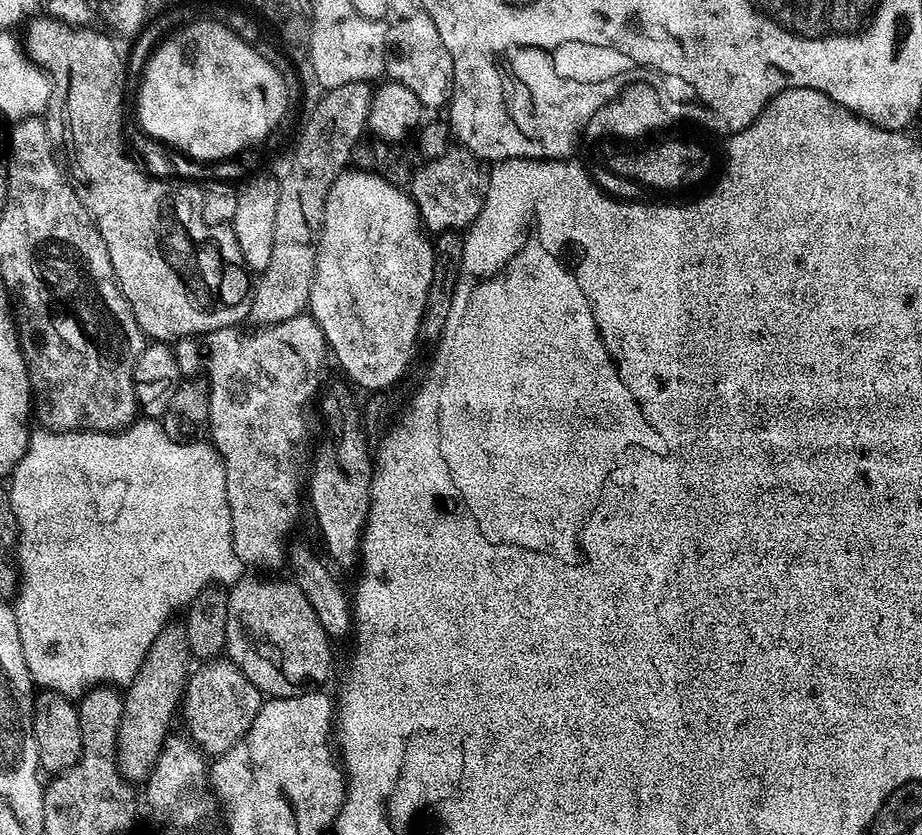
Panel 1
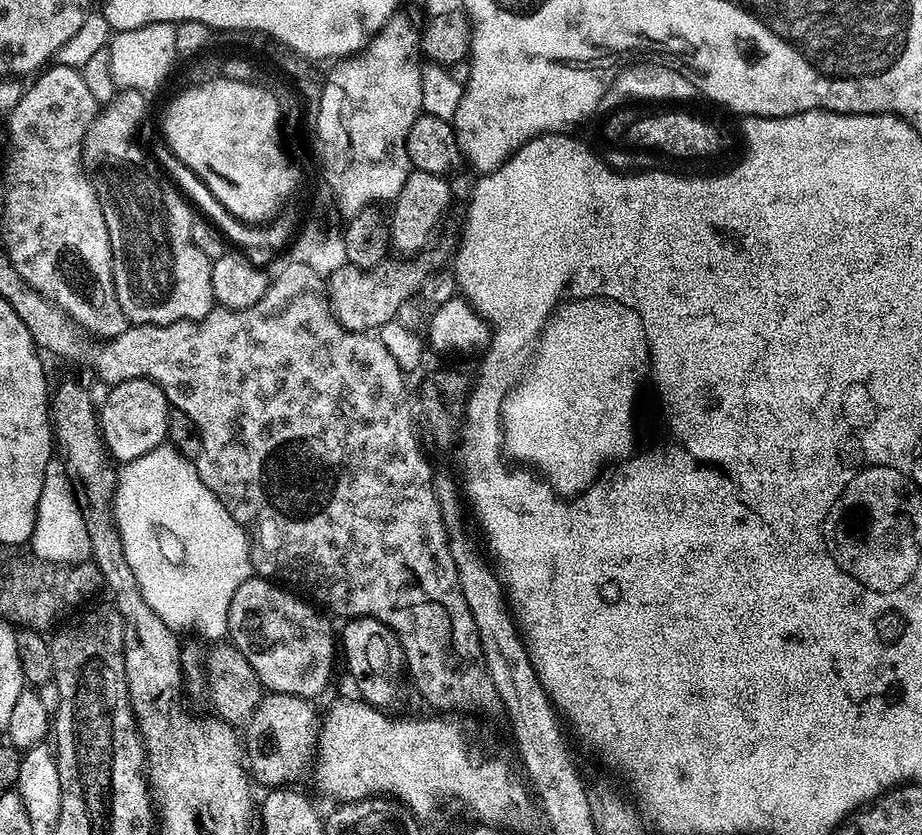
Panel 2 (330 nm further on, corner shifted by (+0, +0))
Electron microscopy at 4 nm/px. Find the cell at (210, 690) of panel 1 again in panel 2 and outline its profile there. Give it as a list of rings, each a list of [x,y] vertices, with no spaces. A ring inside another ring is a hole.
[[[268,692],[261,695],[260,704],[246,725],[246,760],[251,775],[260,784],[268,784],[269,789],[292,786],[313,767],[318,752],[318,737],[322,720],[316,716],[316,708],[311,699],[291,696],[281,692]],[[249,760],[249,761],[248,761]],[[252,763],[252,768],[251,764]],[[256,775],[256,776],[255,776]]]

